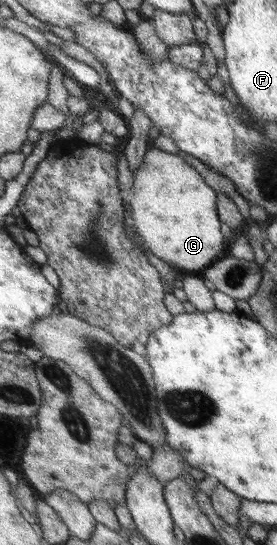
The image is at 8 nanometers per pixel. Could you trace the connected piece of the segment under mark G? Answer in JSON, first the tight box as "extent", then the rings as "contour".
{"extent":[129,147,224,275],"contour":[[[150,147],[144,155],[142,165],[136,170],[133,183],[132,195],[129,199],[131,227],[158,259],[175,266],[184,274],[199,275],[210,268],[216,259],[220,259],[218,255],[224,251],[224,245],[222,245],[224,235],[220,233],[216,193],[200,179],[200,175],[186,163],[183,156]]]}

